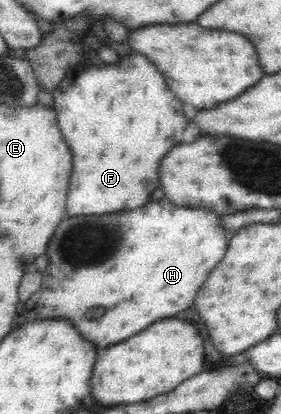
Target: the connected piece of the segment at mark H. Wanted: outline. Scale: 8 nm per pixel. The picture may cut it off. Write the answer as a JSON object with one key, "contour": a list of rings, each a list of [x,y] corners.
{"contour":[[[163,197],[161,201],[153,201],[153,203],[145,203],[141,207],[137,207],[135,211],[119,211],[119,213],[107,213],[107,215],[81,215],[81,217],[65,217],[61,219],[61,223],[57,225],[57,229],[51,235],[49,239],[49,245],[47,245],[47,263],[41,262],[41,265],[47,265],[43,277],[41,277],[40,288],[33,294],[31,299],[23,305],[23,309],[18,314],[18,319],[24,321],[33,321],[33,319],[45,319],[45,317],[64,317],[81,331],[81,335],[92,341],[97,348],[107,347],[113,345],[113,343],[119,343],[139,331],[143,331],[145,327],[149,327],[151,323],[159,321],[159,319],[165,319],[177,315],[177,313],[191,307],[193,305],[193,299],[199,291],[199,287],[205,283],[207,275],[211,273],[213,267],[217,267],[219,259],[225,257],[225,251],[227,251],[227,233],[223,227],[220,216],[216,211],[208,209],[208,207],[181,207],[175,205],[172,201]]]}

